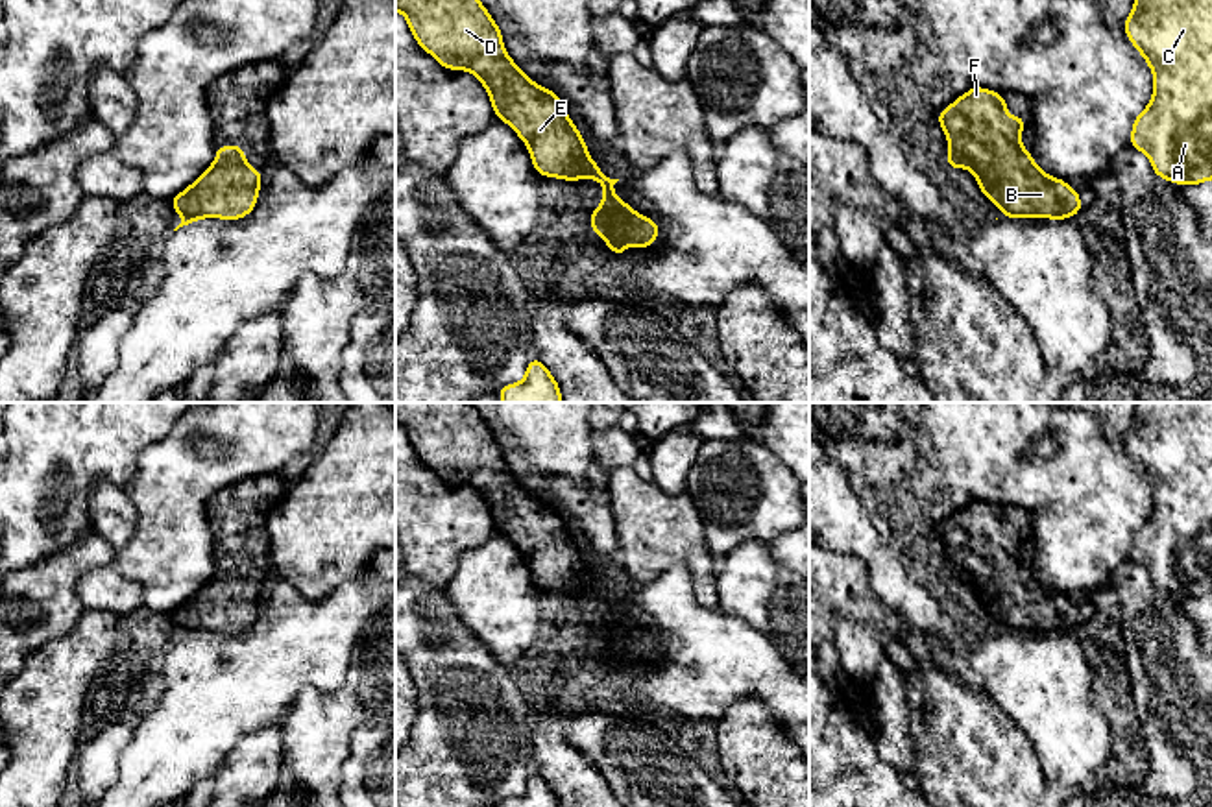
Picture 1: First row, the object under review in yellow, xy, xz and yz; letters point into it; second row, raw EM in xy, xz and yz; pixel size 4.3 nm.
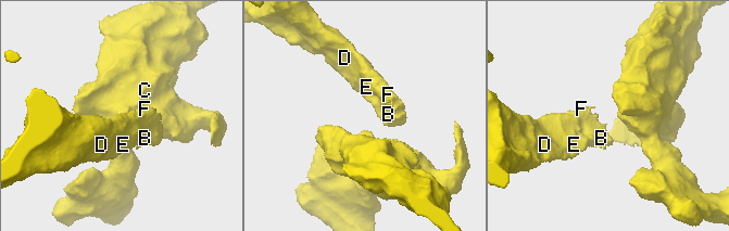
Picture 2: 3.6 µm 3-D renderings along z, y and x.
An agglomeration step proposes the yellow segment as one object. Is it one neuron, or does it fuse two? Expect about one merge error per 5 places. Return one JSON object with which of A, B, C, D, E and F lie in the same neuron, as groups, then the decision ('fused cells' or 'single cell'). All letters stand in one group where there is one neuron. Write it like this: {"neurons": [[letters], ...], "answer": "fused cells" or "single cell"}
{"neurons": [["A", "C"], ["B", "D", "E", "F"]], "answer": "fused cells"}

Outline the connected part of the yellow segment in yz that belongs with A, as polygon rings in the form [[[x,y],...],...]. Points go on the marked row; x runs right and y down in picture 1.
[[[1134,0],[1123,30],[1155,78],[1149,105],[1133,120],[1129,144],[1149,157],[1160,179],[1182,187],[1212,179],[1212,0]]]

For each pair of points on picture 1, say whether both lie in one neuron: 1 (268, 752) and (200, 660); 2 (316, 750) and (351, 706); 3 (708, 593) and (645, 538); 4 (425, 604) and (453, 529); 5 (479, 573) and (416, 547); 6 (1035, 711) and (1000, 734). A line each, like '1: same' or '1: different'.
1: different
2: same
3: same
4: different
5: different
6: different

